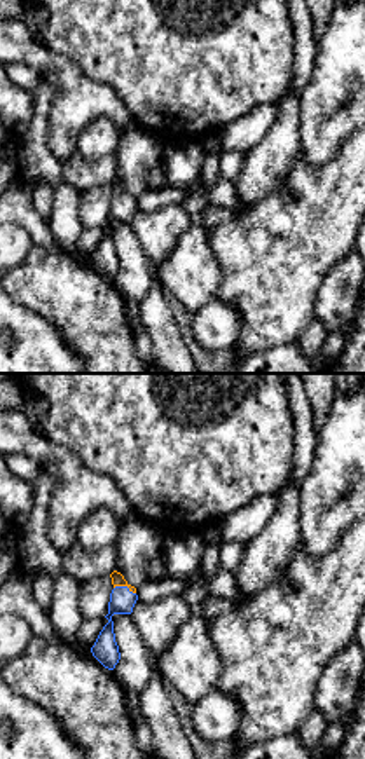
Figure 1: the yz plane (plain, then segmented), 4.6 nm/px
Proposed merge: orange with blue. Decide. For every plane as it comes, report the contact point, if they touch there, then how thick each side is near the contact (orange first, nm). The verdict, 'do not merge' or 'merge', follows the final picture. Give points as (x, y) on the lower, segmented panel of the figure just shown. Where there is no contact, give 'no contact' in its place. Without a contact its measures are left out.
meets orange at (124, 585); 60 nm thick on the orange side, 120 nm on the other

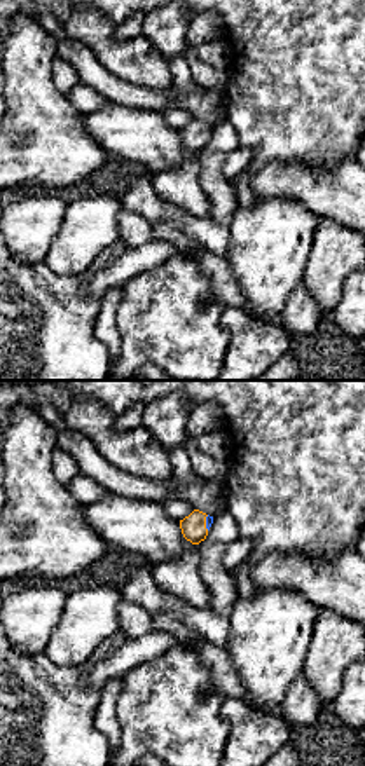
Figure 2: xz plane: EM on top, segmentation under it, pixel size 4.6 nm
meets orange at (205, 522); 110 nm thick on the orange side, 30 nm on the other

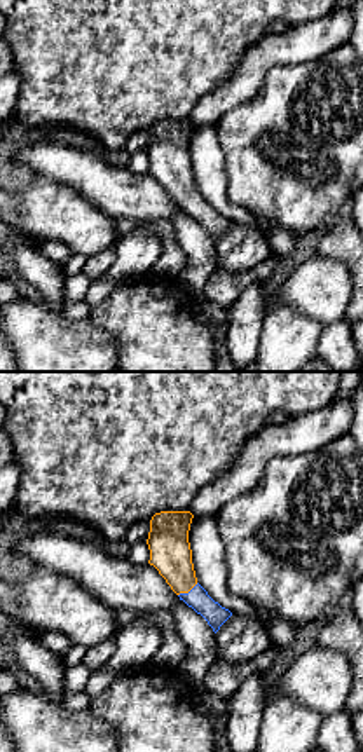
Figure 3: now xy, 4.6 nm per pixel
meets orange at (187, 592); 190 nm thick on the orange side, 100 nm on the other

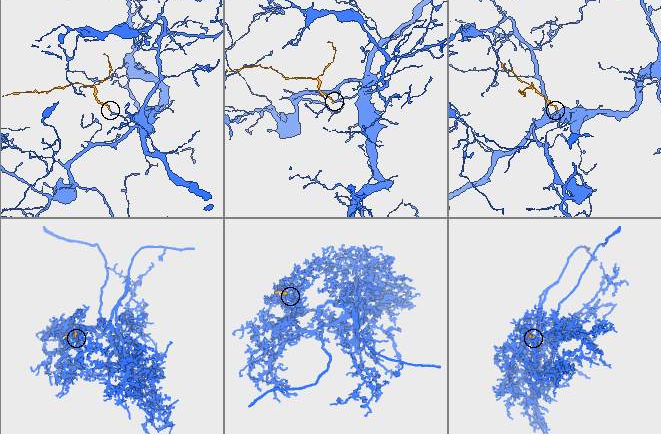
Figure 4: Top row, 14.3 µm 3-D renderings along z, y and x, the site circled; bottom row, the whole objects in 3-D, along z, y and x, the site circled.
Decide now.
merge

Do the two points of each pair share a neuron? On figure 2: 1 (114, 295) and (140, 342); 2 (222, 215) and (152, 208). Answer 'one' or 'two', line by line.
1: two
2: two

